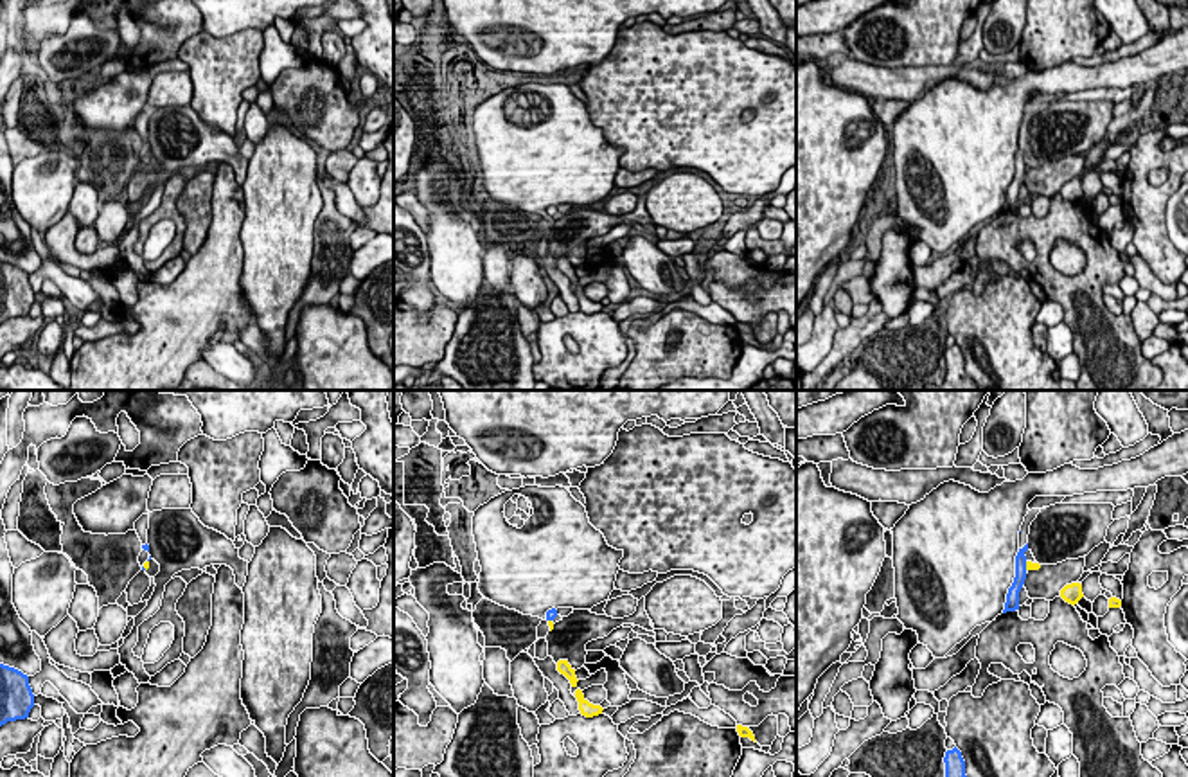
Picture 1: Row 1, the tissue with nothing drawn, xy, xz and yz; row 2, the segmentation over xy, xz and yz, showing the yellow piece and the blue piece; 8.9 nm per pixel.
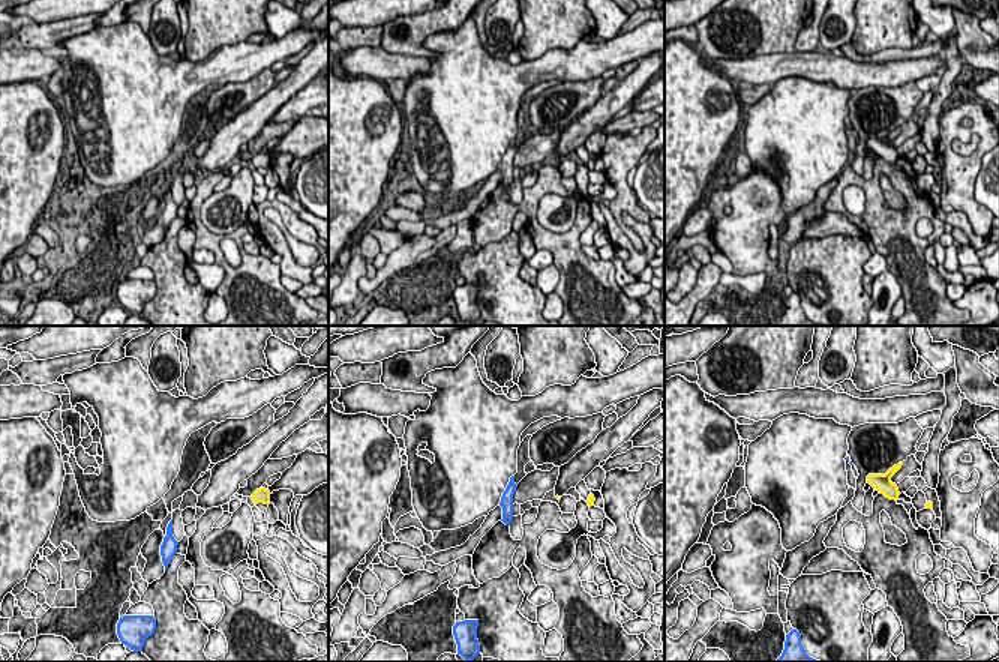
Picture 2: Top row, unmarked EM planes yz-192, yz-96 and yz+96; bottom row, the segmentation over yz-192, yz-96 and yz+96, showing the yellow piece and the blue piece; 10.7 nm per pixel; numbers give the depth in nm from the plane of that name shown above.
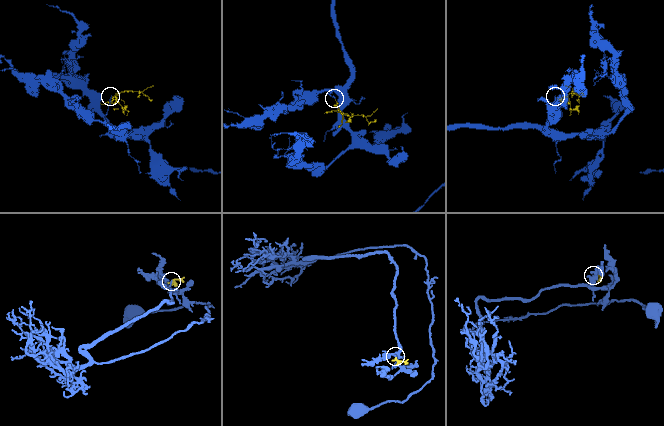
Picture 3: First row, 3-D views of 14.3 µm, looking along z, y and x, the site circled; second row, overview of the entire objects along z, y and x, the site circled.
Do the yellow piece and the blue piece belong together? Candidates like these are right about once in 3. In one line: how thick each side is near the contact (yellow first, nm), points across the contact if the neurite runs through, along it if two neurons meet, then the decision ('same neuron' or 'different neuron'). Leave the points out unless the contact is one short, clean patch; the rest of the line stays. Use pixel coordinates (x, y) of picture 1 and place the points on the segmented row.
calibres 70 and 100 nm; border yz (1025, 562), (1027, 569); different neuron

